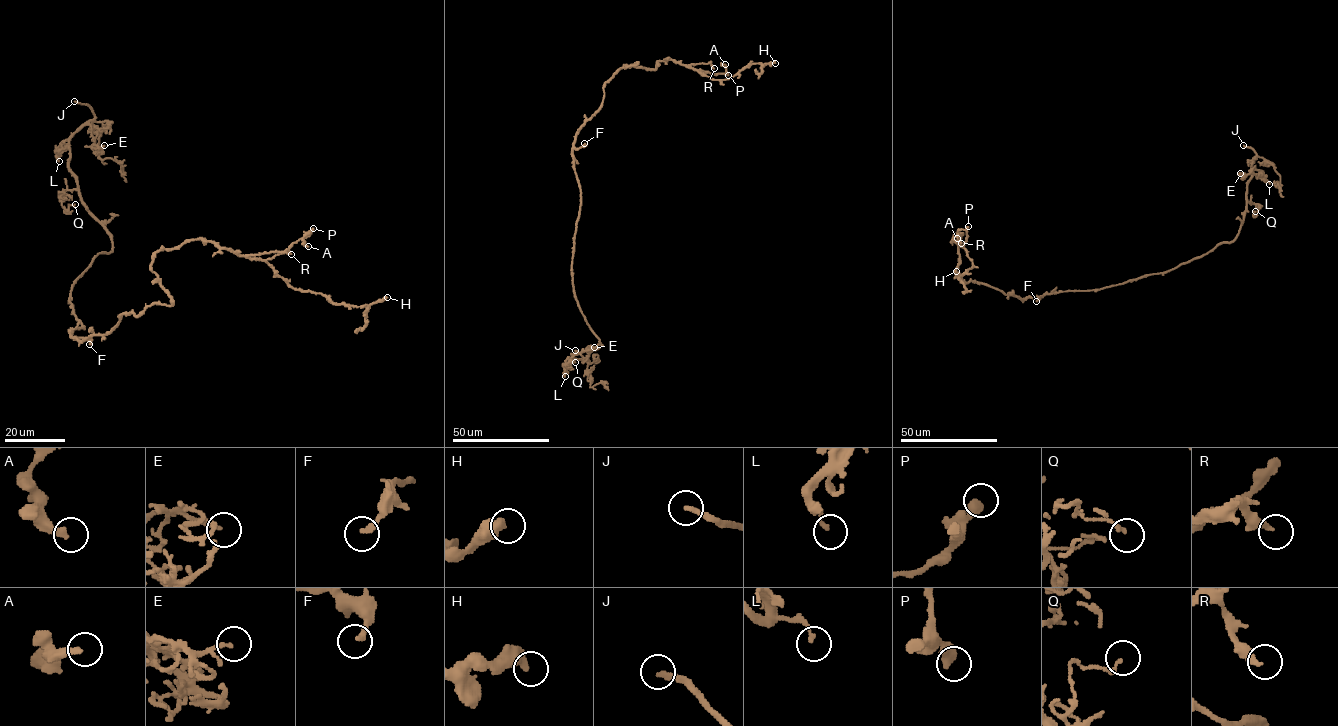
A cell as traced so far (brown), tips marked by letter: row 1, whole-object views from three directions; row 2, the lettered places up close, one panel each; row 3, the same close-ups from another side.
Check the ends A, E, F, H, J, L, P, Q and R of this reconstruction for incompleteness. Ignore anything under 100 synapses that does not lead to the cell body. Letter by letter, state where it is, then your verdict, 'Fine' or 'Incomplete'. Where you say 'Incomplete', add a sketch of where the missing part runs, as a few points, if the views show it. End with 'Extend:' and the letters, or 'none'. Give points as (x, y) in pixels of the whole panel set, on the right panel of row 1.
A: Place: (957, 238). Fine
E: Place: (1240, 173). Fine
F: Place: (1036, 301). Fine
H: Place: (956, 271). Fine
J: Place: (1243, 145). Incomplete. Course of what is missing: (1243, 145), (1239, 142), (1237, 121), (1230, 111), (1230, 105), (1233, 102)
L: Place: (1269, 184). Fine
P: Place: (968, 226). Fine
Q: Place: (1255, 211). Fine
R: Place: (961, 243). Fine
Extend: J

